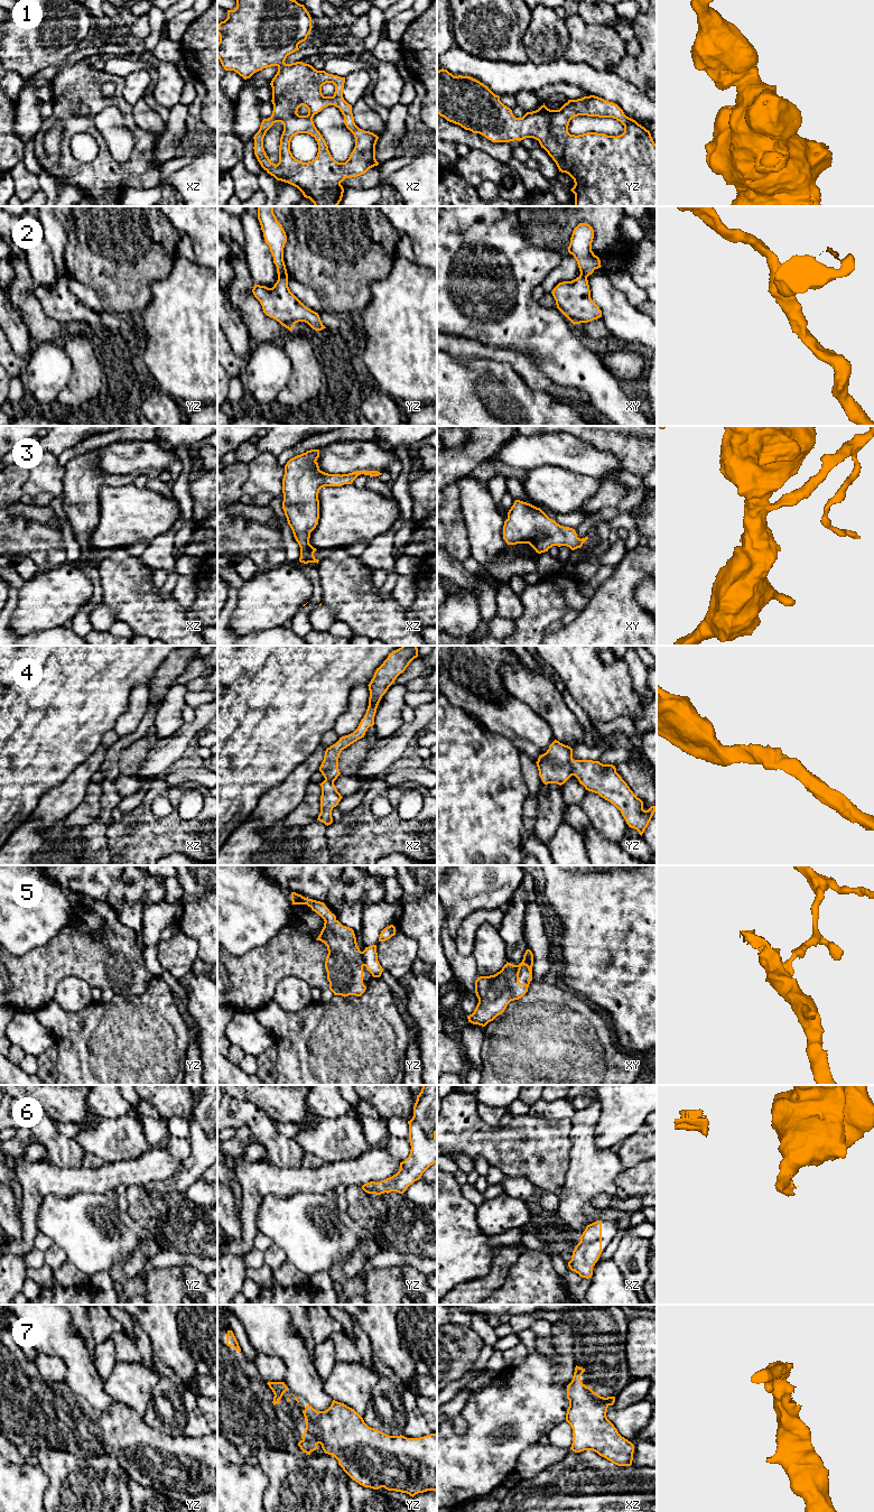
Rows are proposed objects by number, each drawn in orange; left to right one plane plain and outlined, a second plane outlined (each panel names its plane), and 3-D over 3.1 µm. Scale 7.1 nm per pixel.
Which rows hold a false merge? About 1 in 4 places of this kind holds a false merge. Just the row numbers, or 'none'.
2, 5

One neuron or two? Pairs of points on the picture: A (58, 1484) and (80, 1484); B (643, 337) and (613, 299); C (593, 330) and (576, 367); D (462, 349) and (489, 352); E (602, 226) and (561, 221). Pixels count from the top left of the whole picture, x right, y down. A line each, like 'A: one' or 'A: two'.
A: one
B: one
C: two
D: one
E: one

